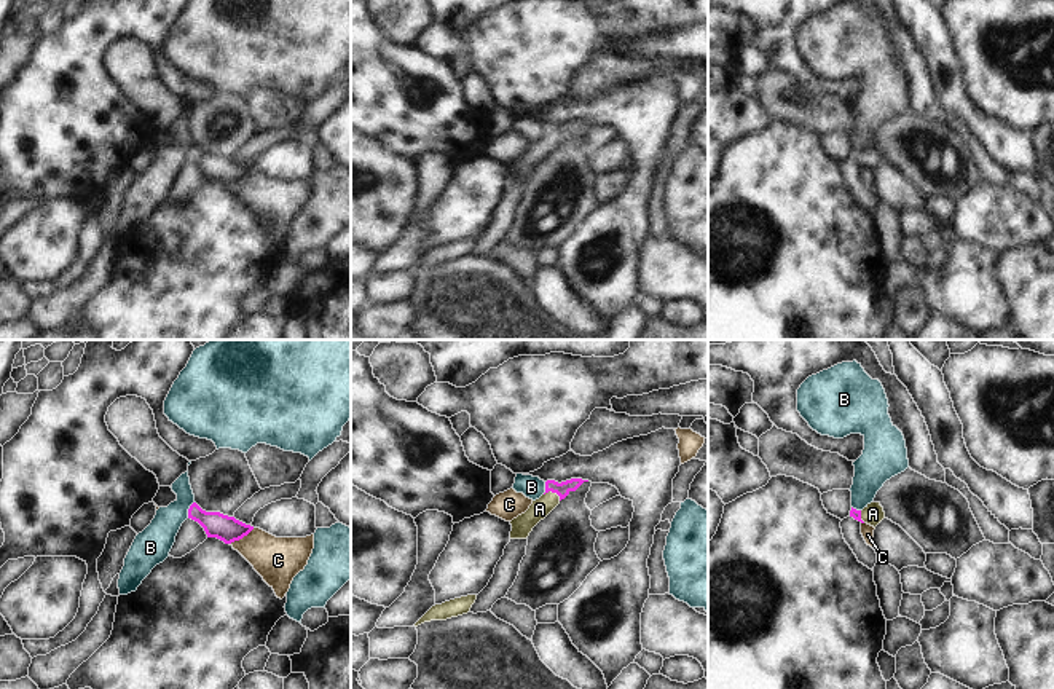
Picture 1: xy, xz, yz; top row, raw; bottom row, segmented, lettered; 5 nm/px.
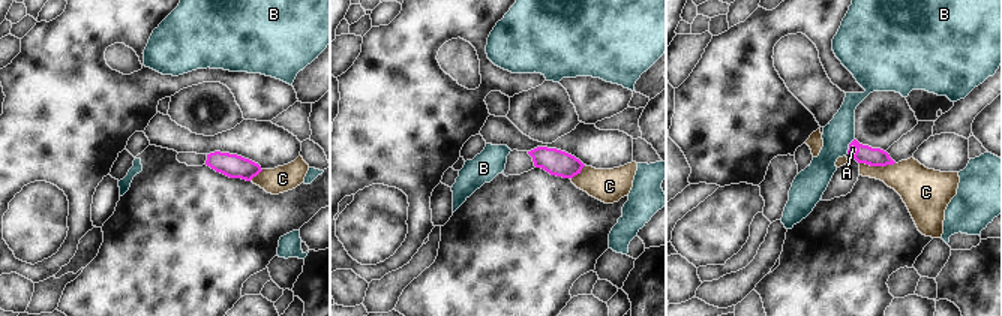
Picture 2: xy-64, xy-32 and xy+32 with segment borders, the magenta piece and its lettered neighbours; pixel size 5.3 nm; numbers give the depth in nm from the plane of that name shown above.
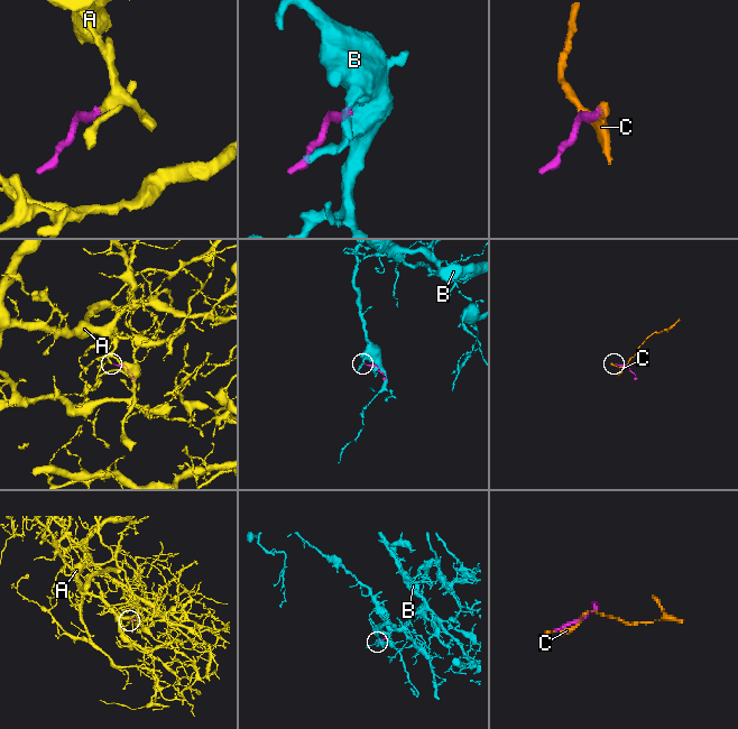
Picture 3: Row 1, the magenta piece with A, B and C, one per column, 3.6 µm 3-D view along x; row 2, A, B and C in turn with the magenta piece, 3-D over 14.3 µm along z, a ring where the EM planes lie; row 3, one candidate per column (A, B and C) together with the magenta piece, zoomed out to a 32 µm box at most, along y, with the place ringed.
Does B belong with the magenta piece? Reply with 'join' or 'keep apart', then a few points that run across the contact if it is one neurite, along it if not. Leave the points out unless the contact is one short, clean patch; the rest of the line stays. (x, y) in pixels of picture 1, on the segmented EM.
keep apart | xy (193, 501), (187, 517)

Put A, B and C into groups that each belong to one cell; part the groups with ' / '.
A / B / C

